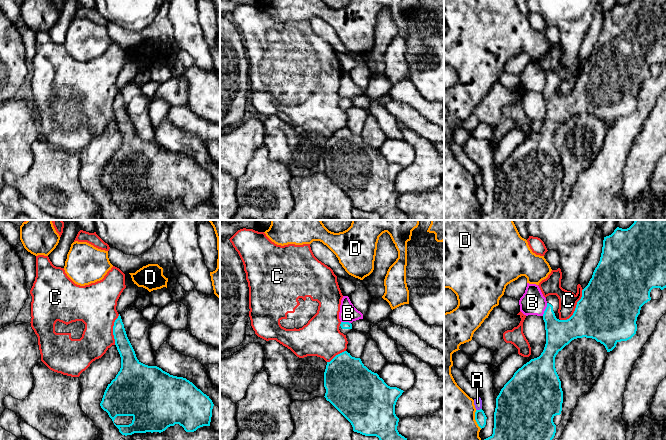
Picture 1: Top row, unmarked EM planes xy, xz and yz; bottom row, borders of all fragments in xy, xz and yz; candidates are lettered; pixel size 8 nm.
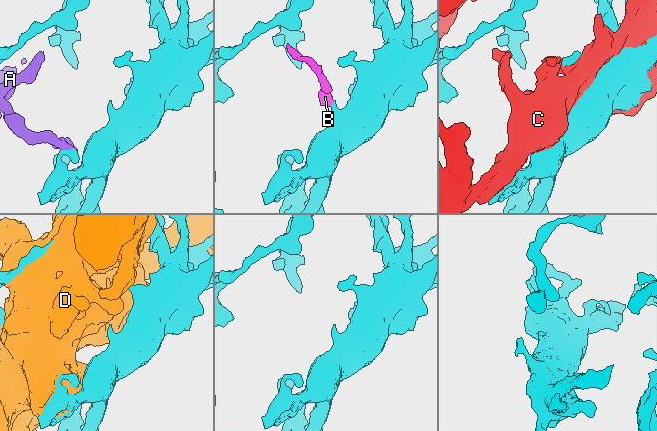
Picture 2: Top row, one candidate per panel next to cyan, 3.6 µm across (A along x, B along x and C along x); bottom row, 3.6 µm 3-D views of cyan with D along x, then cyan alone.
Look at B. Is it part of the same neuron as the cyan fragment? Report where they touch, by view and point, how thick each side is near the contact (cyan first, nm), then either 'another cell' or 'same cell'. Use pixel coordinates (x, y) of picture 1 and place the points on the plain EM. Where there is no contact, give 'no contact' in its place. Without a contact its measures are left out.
contact yz (545, 85); calibres 220 and 200 nm; another cell

